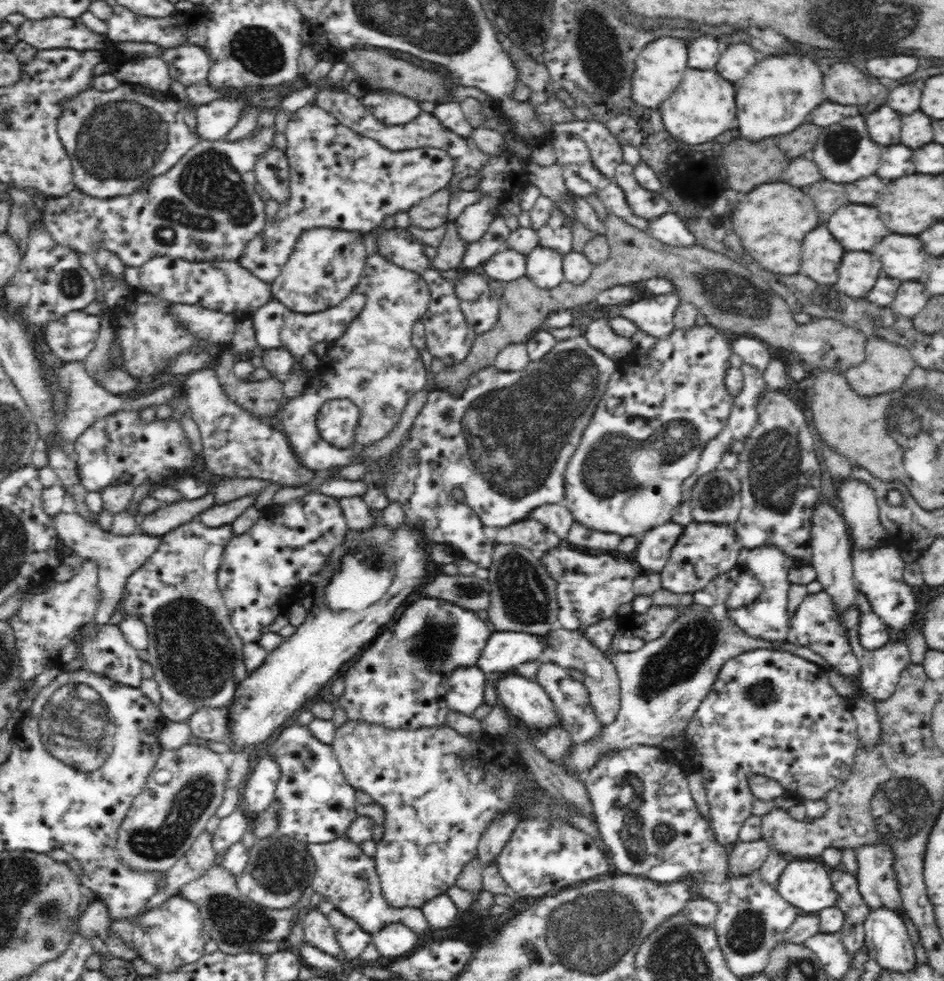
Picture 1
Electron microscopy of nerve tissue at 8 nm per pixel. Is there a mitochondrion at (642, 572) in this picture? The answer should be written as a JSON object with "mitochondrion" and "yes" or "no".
{"mitochondrion":"no"}

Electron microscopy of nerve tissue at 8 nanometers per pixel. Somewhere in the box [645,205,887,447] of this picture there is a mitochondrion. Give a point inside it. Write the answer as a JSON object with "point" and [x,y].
{"point":[734,292]}

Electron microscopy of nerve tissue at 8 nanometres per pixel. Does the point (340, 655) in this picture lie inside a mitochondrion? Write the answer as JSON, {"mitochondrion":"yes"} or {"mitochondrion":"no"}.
{"mitochondrion":"no"}

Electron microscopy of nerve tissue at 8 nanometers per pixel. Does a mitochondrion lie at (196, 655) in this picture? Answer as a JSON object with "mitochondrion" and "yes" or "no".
{"mitochondrion":"yes"}

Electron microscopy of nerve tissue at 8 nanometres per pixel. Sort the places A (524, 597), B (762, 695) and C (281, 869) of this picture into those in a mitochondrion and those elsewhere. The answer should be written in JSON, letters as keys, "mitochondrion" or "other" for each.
{"A":"mitochondrion","B":"mitochondrion","C":"mitochondrion"}

